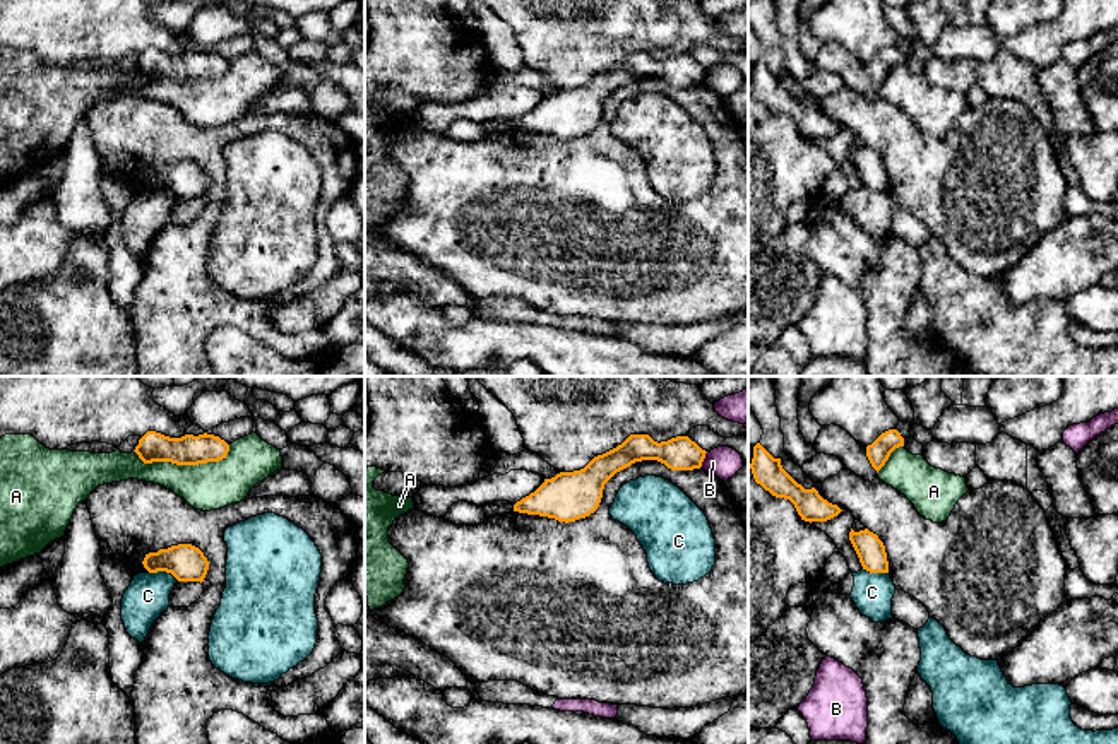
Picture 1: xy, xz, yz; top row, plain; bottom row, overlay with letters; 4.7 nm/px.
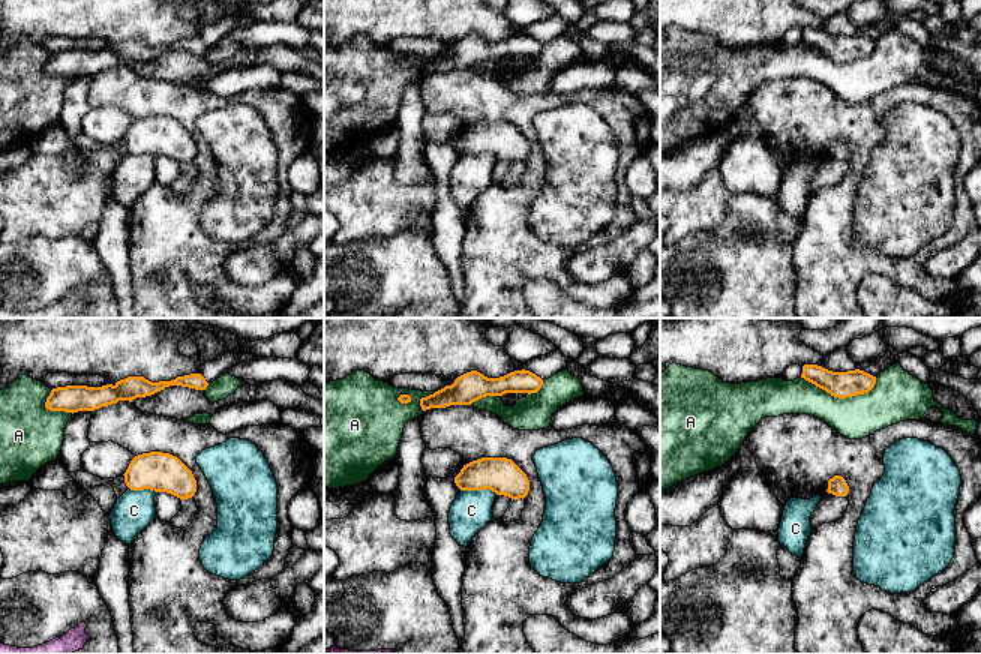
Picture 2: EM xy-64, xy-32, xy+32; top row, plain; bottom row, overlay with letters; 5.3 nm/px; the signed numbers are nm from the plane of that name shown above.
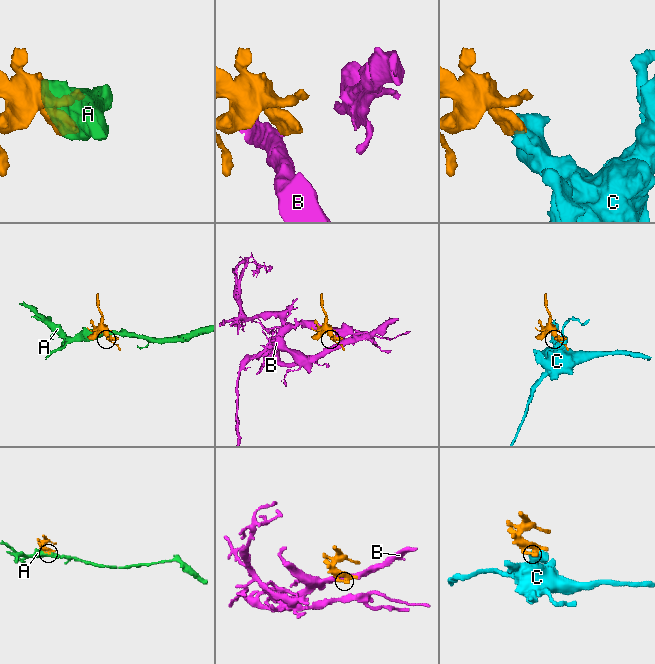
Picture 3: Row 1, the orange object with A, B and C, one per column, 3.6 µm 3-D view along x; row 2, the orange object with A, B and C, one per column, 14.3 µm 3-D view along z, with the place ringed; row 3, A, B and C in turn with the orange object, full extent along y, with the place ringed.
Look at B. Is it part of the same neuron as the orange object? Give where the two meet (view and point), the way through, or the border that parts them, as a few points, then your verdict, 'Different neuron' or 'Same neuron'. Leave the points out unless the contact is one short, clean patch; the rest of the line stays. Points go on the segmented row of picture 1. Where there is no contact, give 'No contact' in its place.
Touches orange at xz (704, 457). Boundary: xz (707, 452), (701, 466). Different neuron

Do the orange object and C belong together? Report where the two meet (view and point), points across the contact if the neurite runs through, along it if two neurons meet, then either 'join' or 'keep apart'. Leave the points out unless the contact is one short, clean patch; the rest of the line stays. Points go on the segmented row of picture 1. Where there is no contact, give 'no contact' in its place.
meets orange in xy at (165, 570); keep apart

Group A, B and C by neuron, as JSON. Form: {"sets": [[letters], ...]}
{"sets": [["A"], ["B"], ["C"]]}

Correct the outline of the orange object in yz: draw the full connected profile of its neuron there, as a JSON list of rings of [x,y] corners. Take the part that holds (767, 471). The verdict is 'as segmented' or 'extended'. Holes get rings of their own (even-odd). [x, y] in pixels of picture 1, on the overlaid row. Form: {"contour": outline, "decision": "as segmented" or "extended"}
{"contour": [[[760,443],[753,446],[750,464],[753,479],[776,498],[789,499],[801,520],[827,522],[842,510],[824,499],[815,487],[805,489],[781,465],[781,458],[774,458]]], "decision": "as segmented"}

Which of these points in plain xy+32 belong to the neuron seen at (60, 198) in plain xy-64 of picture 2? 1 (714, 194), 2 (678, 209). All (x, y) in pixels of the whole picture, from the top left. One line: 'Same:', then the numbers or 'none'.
Same: 1, 2

